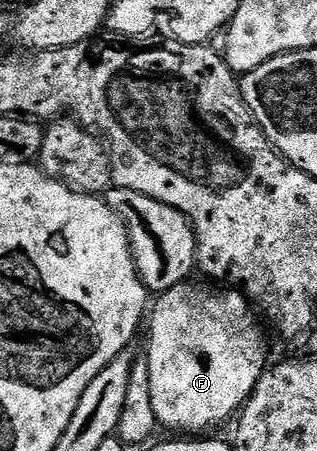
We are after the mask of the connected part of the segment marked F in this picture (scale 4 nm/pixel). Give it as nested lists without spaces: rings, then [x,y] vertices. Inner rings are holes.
[[[185,282],[159,293],[151,305],[150,319],[146,324],[146,363],[150,370],[150,400],[154,402],[156,423],[163,427],[165,424],[168,428],[177,428],[180,434],[204,434],[207,428],[223,420],[231,421],[256,389],[256,383],[269,363],[264,332],[256,325],[252,317],[253,309],[244,293],[228,286],[203,288],[200,284],[192,283]]]

